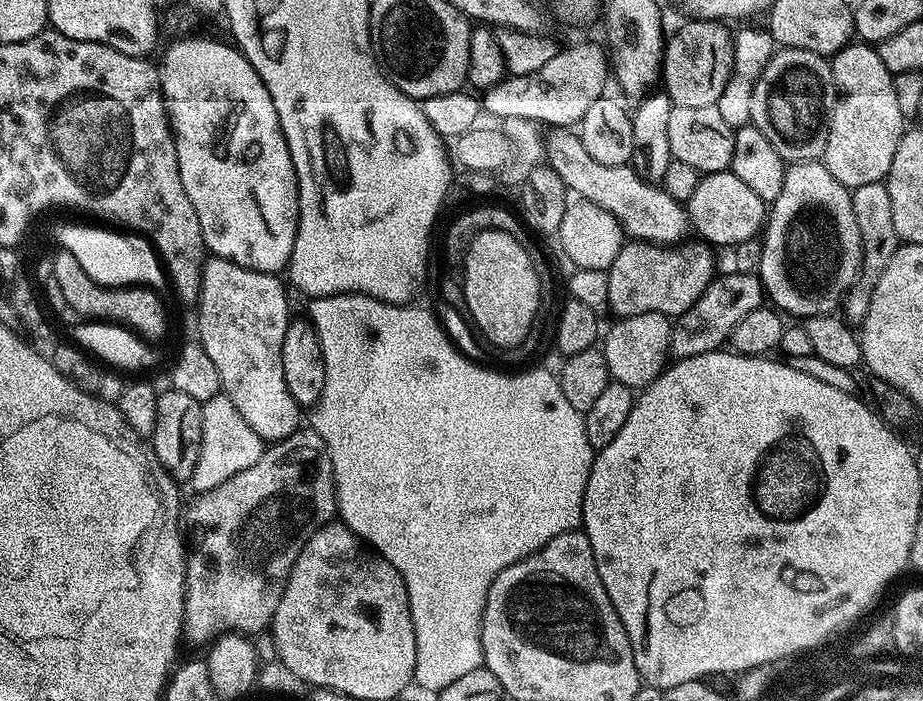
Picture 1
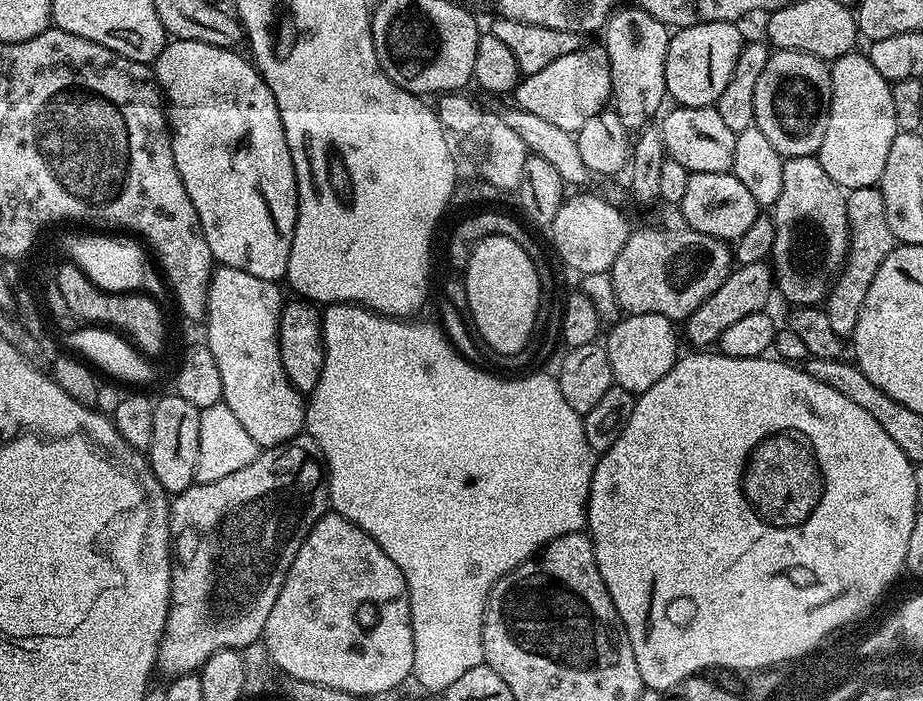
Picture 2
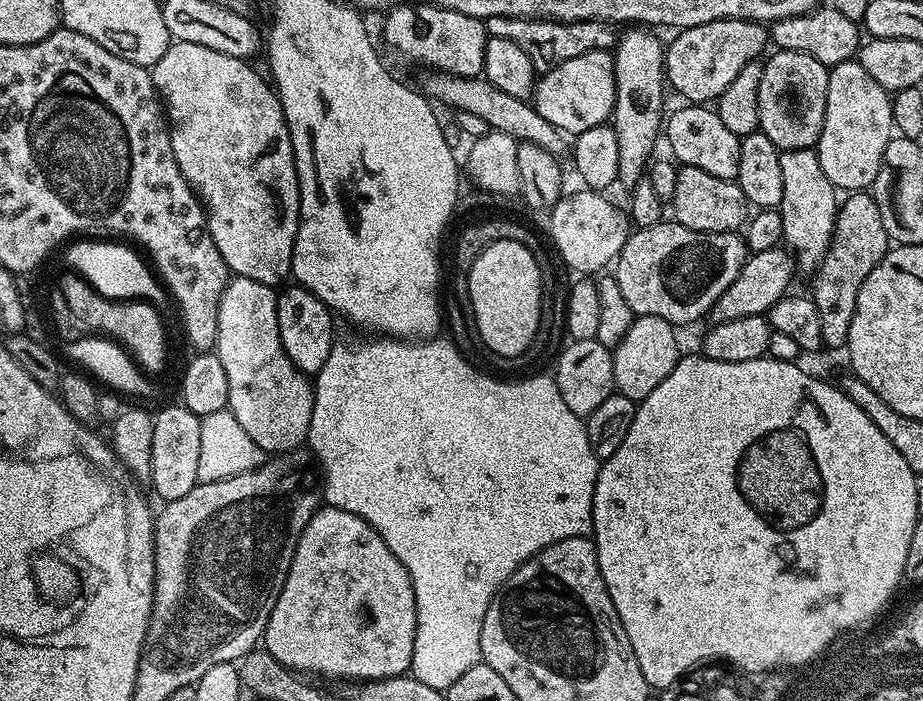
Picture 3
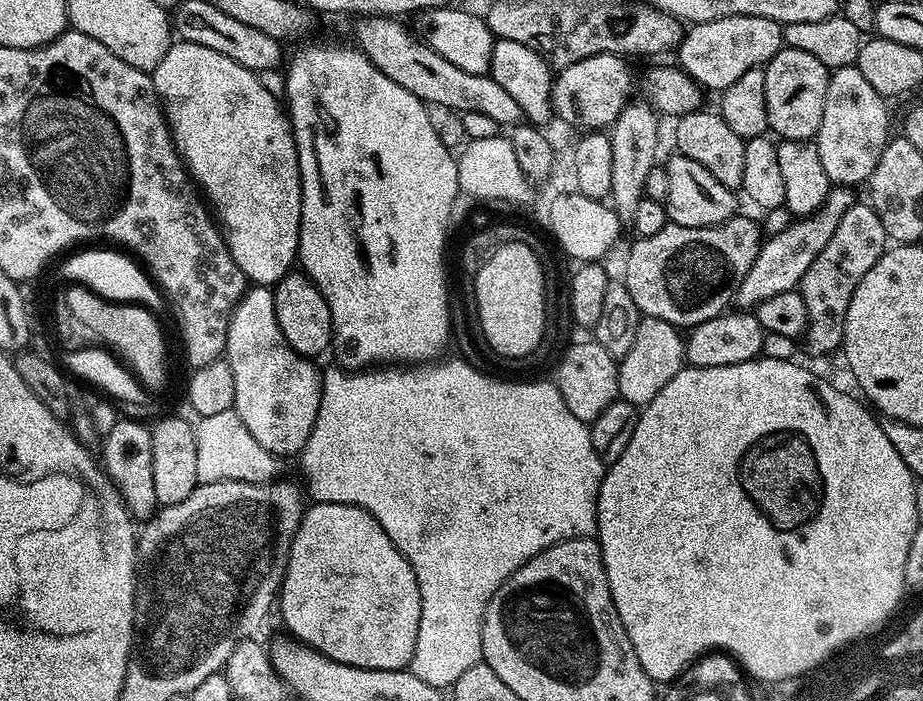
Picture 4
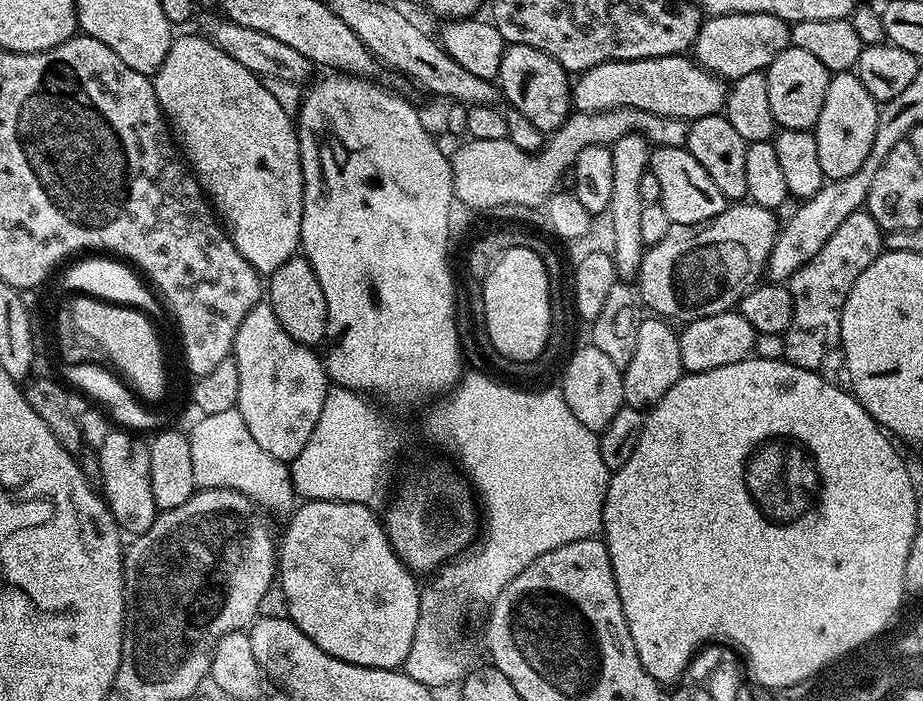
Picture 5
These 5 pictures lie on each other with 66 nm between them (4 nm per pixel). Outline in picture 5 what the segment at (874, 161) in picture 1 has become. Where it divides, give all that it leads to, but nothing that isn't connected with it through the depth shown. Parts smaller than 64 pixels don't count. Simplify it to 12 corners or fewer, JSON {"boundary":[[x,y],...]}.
{"boundary":[[837,72],[814,129],[825,181],[866,162],[881,105]]}

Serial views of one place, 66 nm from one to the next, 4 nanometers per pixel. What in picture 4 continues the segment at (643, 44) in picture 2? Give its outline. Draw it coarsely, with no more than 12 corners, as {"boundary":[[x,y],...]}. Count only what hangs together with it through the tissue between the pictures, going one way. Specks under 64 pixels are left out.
{"boundary":[[643,99],[610,125],[610,207],[624,222],[657,167],[661,117]]}

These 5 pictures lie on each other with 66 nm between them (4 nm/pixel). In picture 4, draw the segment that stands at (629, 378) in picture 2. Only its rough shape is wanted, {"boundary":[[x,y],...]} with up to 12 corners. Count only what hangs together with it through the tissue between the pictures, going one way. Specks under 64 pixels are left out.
{"boundary":[[644,316],[619,399],[649,404],[686,364],[681,329]]}

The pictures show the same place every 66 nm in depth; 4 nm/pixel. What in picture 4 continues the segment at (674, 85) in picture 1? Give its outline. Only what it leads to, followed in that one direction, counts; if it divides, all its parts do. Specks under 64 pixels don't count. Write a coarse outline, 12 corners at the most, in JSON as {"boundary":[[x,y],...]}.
{"boundary":[[727,16],[691,25],[678,64],[723,90],[783,47],[776,20]]}

